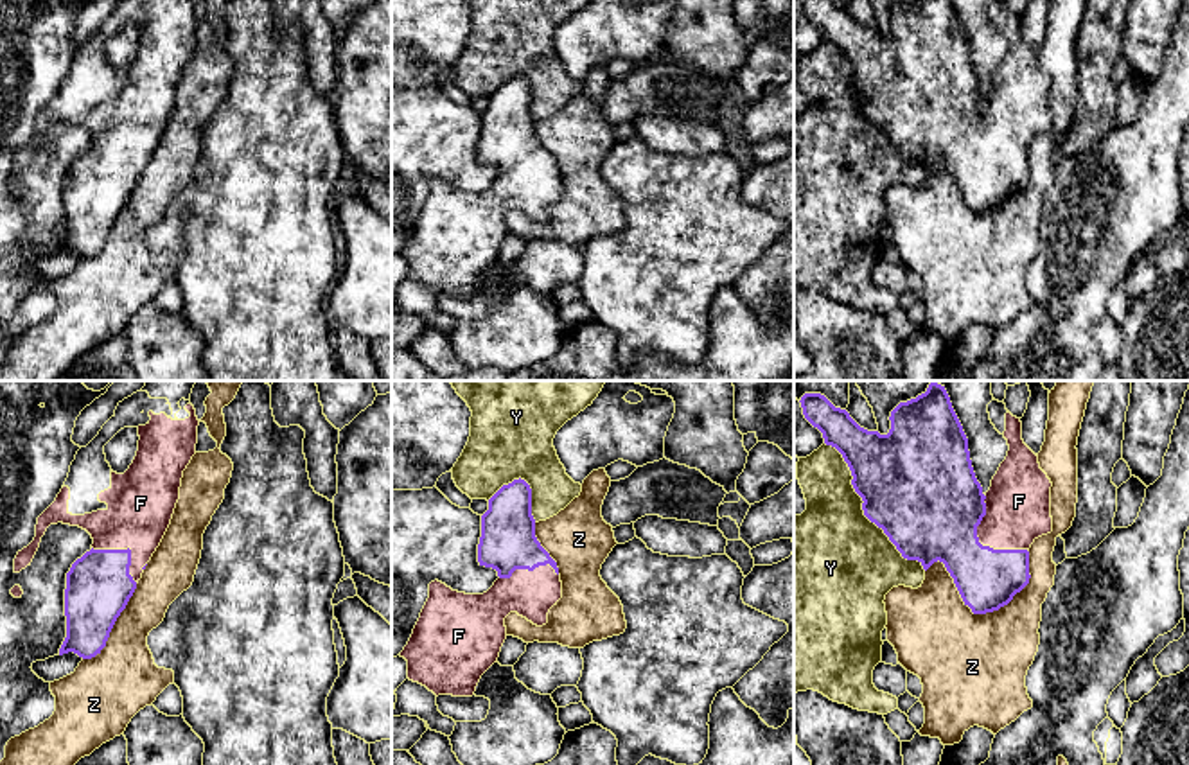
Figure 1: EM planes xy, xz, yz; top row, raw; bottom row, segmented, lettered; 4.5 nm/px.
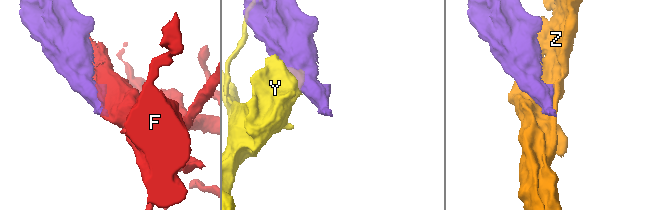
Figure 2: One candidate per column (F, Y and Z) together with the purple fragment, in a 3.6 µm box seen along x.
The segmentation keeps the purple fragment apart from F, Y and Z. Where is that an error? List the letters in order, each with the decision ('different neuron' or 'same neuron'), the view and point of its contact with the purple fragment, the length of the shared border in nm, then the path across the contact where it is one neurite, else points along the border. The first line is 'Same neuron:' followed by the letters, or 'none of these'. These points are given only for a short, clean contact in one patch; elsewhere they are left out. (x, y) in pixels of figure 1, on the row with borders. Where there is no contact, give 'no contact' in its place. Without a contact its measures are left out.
Same neuron: F
F: same neuron | yz (979, 543) | 320 nm
Y: different neuron | yz (863, 509) | 750 nm
Z: different neuron | yz (970, 607) | 480 nm

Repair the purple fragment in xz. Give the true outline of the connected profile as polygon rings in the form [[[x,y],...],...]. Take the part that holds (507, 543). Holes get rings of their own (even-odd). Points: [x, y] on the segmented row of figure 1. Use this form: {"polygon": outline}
{"polygon": [[[524,479],[503,485],[481,515],[478,544],[480,566],[498,571],[498,580],[483,594],[453,591],[435,580],[413,634],[401,652],[408,661],[408,679],[438,695],[472,697],[481,675],[498,663],[506,639],[505,618],[517,612],[537,627],[548,623],[548,612],[562,598],[557,562],[535,537],[532,515],[532,488]]]}

